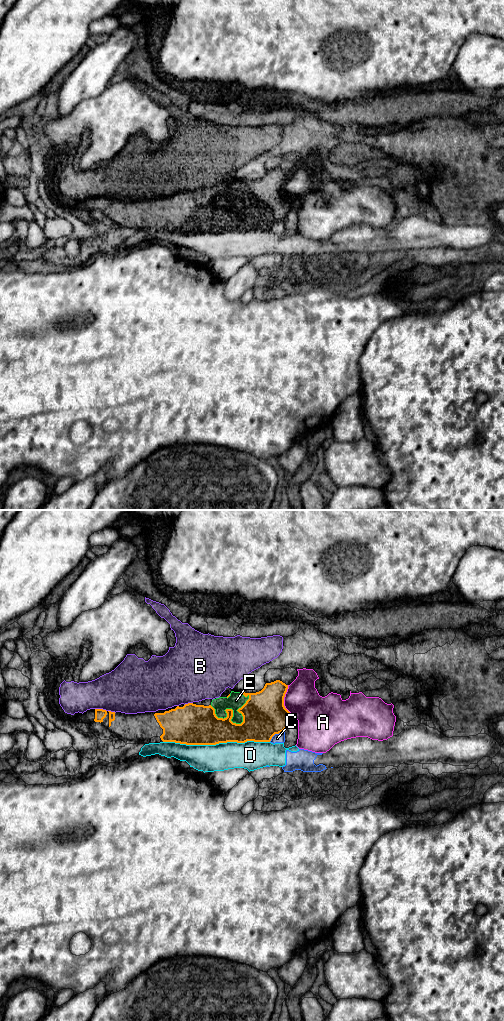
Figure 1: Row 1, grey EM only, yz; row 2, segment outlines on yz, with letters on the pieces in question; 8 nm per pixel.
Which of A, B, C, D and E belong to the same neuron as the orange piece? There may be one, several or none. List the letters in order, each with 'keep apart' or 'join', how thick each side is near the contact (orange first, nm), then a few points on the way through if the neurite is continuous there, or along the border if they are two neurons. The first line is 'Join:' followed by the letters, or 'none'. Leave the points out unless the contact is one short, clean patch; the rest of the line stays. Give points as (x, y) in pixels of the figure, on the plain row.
Join: E
A: keep apart; calibres 360 and 280 nm
B: keep apart; calibres 90 and 380 nm
C: keep apart; calibres 360 and 80 nm; border yz (284, 218), (276, 221), (269, 229)
D: keep apart; calibres 320 and 220 nm
E: join; calibres 320 and 140 nm

